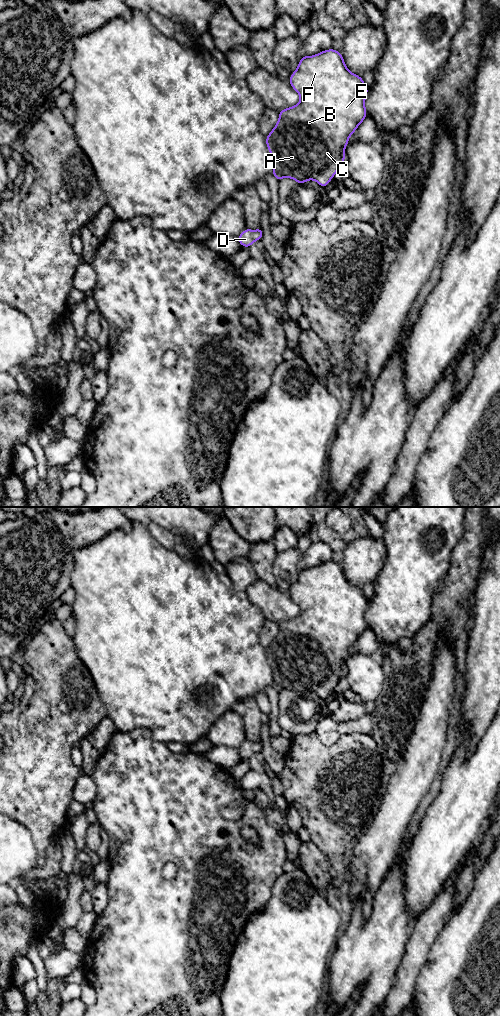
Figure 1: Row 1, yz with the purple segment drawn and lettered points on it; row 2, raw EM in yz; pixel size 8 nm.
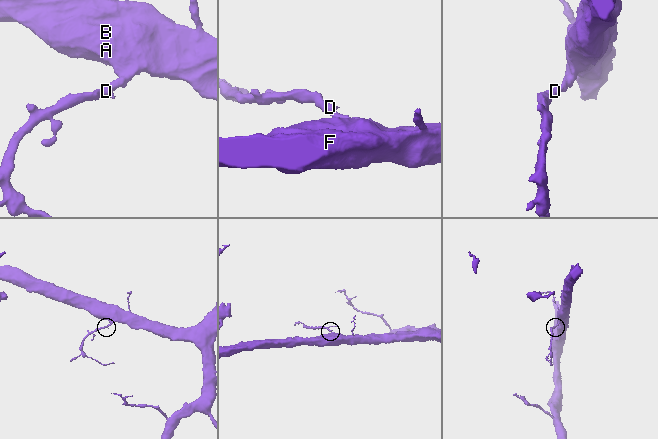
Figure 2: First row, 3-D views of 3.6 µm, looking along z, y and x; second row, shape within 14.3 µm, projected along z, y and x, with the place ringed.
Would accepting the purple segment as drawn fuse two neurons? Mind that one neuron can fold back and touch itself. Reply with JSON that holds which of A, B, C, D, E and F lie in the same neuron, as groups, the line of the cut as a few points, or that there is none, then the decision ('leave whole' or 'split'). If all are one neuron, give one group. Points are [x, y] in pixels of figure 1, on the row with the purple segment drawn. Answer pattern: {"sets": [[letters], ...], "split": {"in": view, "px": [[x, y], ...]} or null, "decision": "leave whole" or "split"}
{"sets": [["A", "B", "C", "D", "E", "F"]], "split": null, "decision": "leave whole"}

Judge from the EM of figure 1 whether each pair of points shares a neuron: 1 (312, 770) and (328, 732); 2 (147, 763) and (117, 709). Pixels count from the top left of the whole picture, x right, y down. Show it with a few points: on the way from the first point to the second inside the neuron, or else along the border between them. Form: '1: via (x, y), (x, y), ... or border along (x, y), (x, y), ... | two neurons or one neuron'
1: border along (314, 731), (324, 744), (333, 744), (341, 734) | two neurons
2: border along (117, 729), (130, 731), (146, 727), (152, 736) | two neurons

